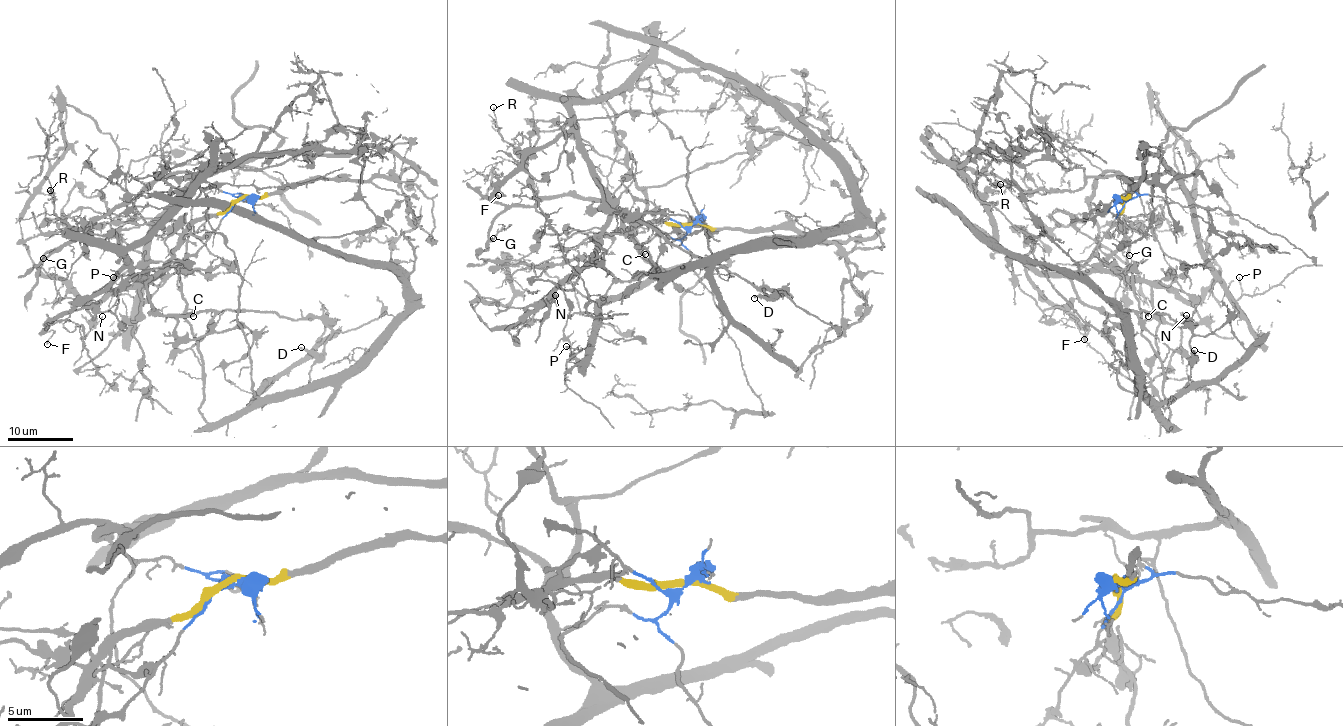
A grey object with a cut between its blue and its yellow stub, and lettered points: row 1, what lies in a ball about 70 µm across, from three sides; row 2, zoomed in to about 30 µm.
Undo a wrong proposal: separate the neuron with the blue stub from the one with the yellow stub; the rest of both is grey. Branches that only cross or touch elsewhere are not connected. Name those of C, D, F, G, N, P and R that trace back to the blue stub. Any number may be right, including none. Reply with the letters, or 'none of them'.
G, P, R

